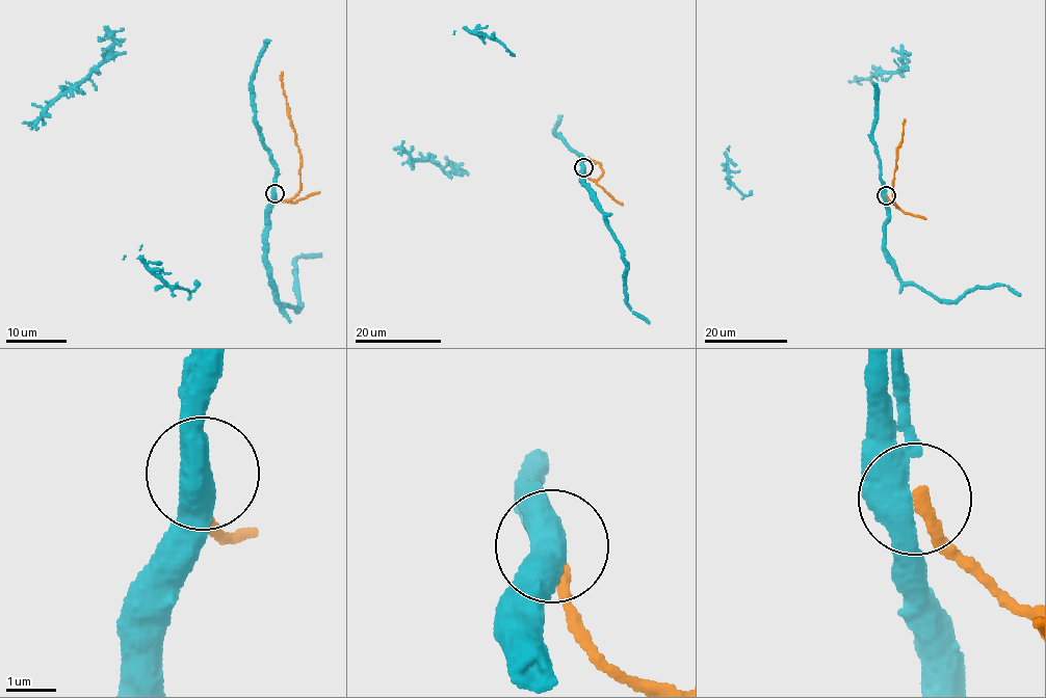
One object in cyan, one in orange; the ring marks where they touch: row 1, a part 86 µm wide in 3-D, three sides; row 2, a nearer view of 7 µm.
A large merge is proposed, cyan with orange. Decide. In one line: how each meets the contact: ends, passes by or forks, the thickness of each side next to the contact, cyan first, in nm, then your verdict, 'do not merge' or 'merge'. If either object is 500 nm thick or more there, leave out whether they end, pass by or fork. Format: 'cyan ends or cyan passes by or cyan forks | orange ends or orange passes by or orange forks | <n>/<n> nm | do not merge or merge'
550/240 nm | merge

